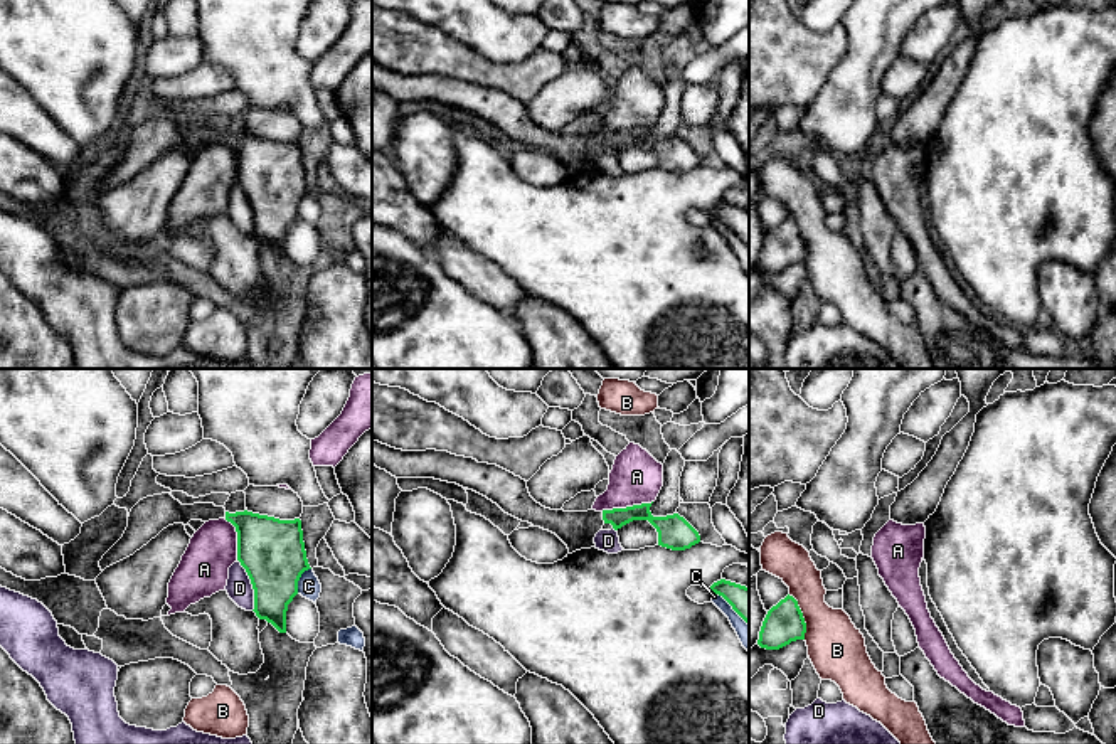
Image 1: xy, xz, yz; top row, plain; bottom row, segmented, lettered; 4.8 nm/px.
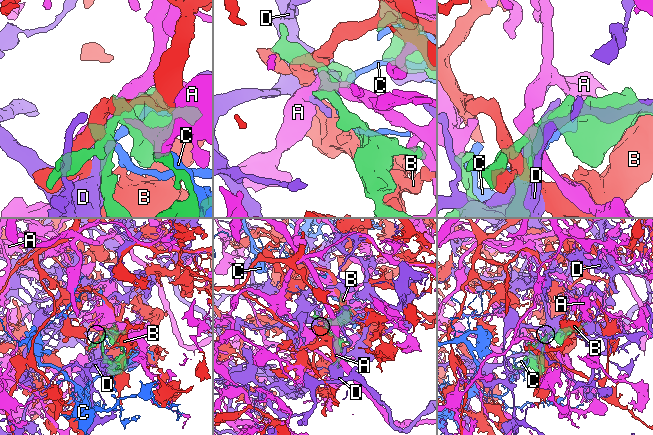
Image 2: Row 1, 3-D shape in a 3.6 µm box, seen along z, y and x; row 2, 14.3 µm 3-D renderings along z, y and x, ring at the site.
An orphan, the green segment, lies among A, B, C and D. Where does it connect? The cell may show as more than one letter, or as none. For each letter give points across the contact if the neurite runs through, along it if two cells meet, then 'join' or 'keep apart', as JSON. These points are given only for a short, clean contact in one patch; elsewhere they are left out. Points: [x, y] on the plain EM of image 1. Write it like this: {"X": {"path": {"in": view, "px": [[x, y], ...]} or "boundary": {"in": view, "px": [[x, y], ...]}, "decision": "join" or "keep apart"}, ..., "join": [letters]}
{"A": {"decision": "keep apart"}, "B": {"decision": "keep apart"}, "C": {"decision": "keep apart"}, "D": {"decision": "keep apart"}, "join": []}

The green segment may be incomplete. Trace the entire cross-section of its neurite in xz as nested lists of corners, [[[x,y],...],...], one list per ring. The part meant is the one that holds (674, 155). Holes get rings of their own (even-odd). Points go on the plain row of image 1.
[[[372,62],[372,88],[396,101],[434,101],[473,113],[505,136],[555,157],[569,177],[596,170],[594,160],[604,146],[614,153],[633,143],[648,143],[658,155],[658,168],[685,173],[700,165],[699,155],[678,136],[653,140],[651,126],[613,133],[564,135],[537,126],[527,104],[513,96],[473,81],[456,79],[448,74],[402,74]]]

